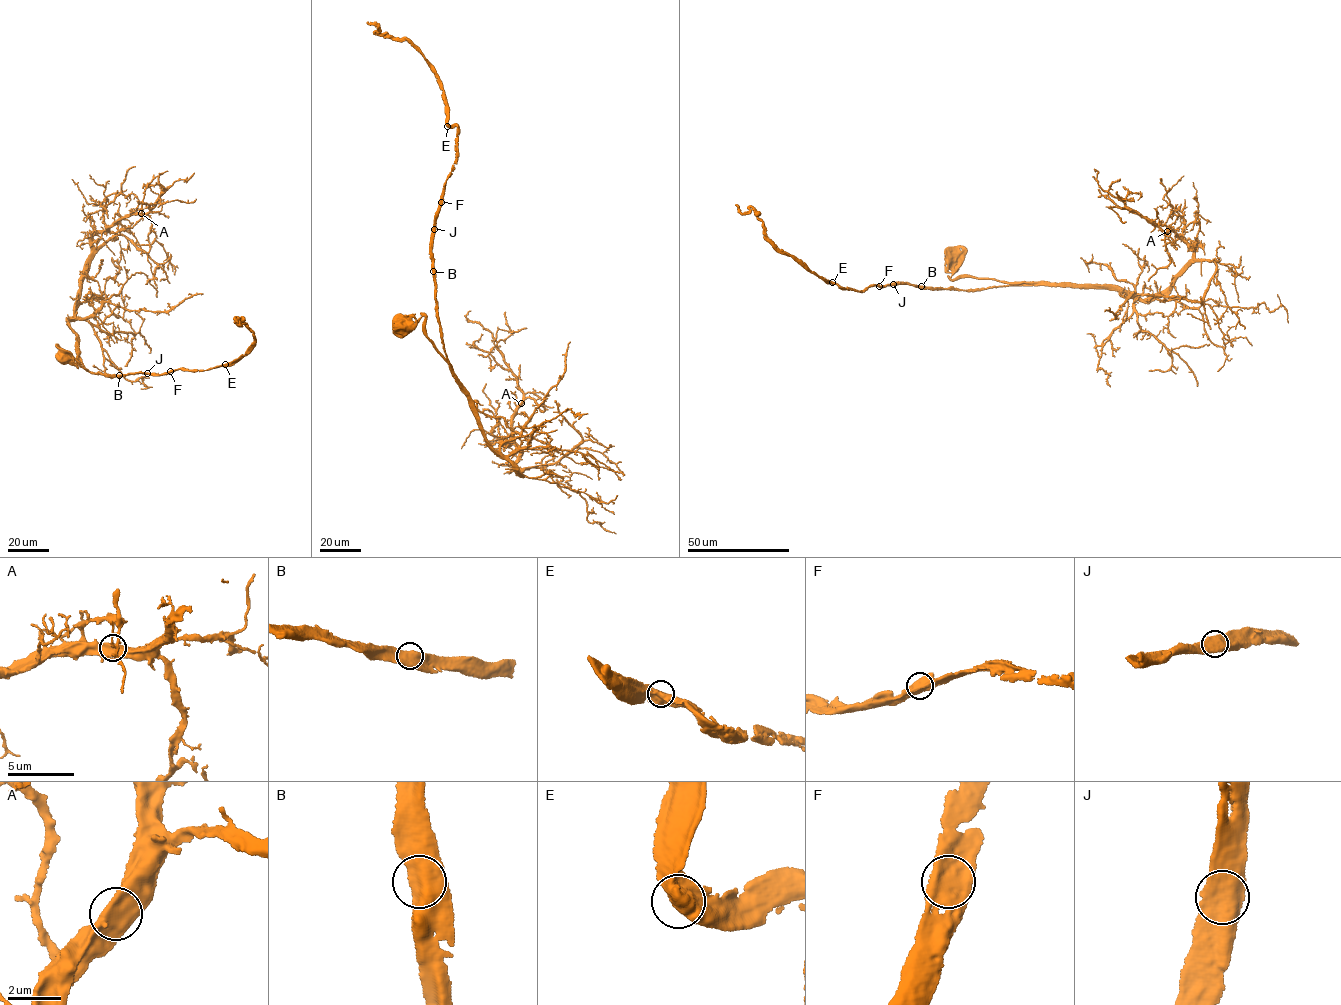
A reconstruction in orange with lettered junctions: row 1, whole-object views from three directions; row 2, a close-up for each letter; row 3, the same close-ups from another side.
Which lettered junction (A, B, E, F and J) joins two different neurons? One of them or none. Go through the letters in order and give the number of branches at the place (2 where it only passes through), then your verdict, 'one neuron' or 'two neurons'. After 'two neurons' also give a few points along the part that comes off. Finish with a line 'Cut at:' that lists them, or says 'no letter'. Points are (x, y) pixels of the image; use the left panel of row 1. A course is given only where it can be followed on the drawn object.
A: 2 | one neuron
B: 2 | one neuron
E: 2 | one neuron
F: 2 | one neuron
J: 2 | one neuron
Cut at: no letter

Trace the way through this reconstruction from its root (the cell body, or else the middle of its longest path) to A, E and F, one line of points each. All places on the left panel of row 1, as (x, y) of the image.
A: (65, 357), (86, 370), (75, 363), (76, 334), (65, 319), (74, 319), (91, 237), (141, 213)
E: (65, 357), (86, 370), (75, 363), (77, 344), (85, 368), (107, 377), (201, 371), (225, 365)
F: (65, 357), (71, 364), (86, 370), (75, 363), (77, 344), (84, 367), (96, 374), (158, 376), (170, 371)

